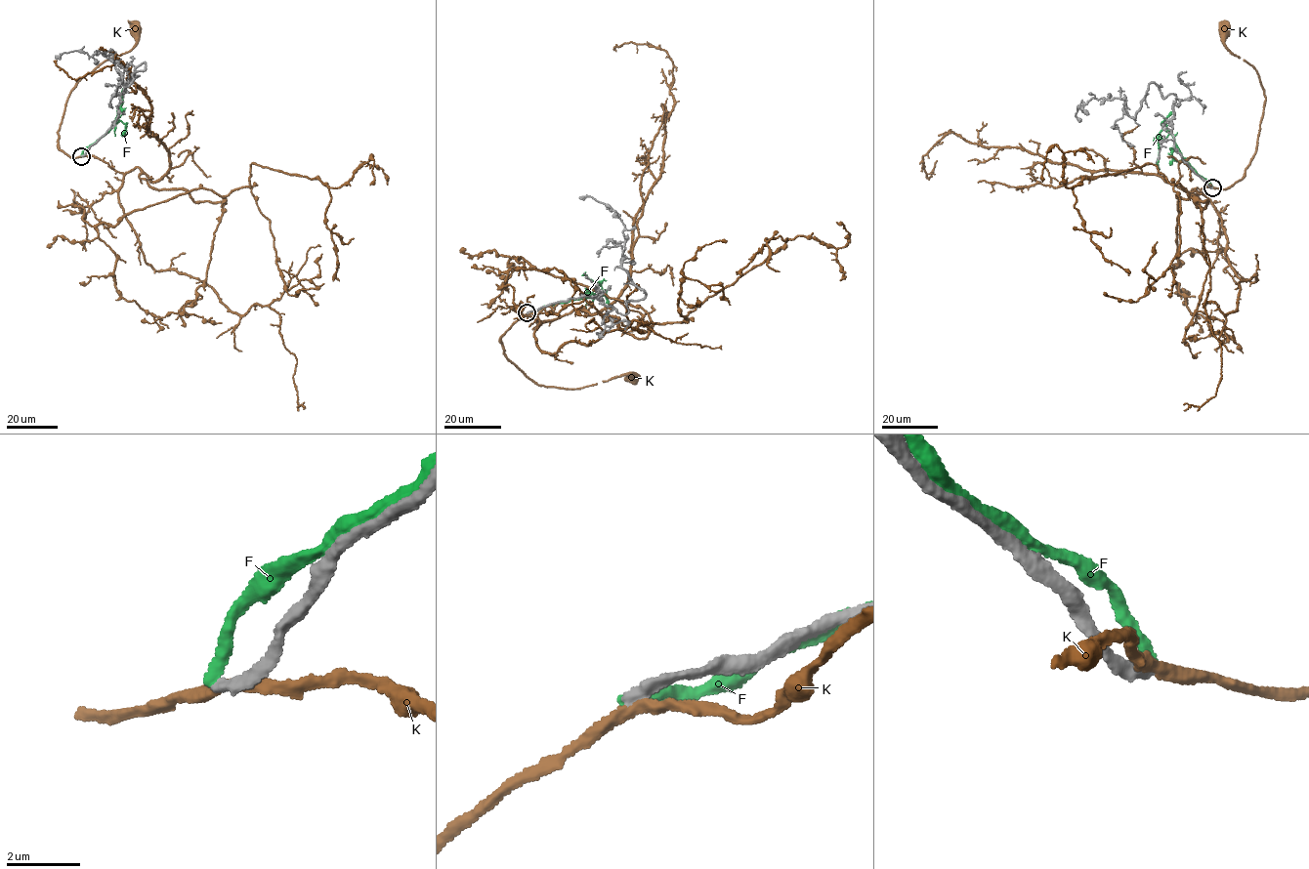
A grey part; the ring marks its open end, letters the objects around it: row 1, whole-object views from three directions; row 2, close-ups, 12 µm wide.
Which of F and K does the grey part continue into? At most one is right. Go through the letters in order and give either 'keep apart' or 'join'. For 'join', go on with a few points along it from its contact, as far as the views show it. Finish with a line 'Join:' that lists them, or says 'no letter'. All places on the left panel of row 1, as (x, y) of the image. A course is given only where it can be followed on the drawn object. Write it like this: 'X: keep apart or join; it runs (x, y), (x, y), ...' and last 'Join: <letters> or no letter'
F: keep apart
K: keep apart
Join: no letter

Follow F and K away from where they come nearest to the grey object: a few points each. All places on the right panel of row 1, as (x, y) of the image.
F: (1212, 187), (1186, 161), (1174, 136), (1164, 129), (1158, 136), (1160, 169)
K: (1211, 187), (1224, 189), (1243, 178), (1254, 153), (1265, 99), (1255, 69), (1230, 52), (1224, 42), (1224, 29)

